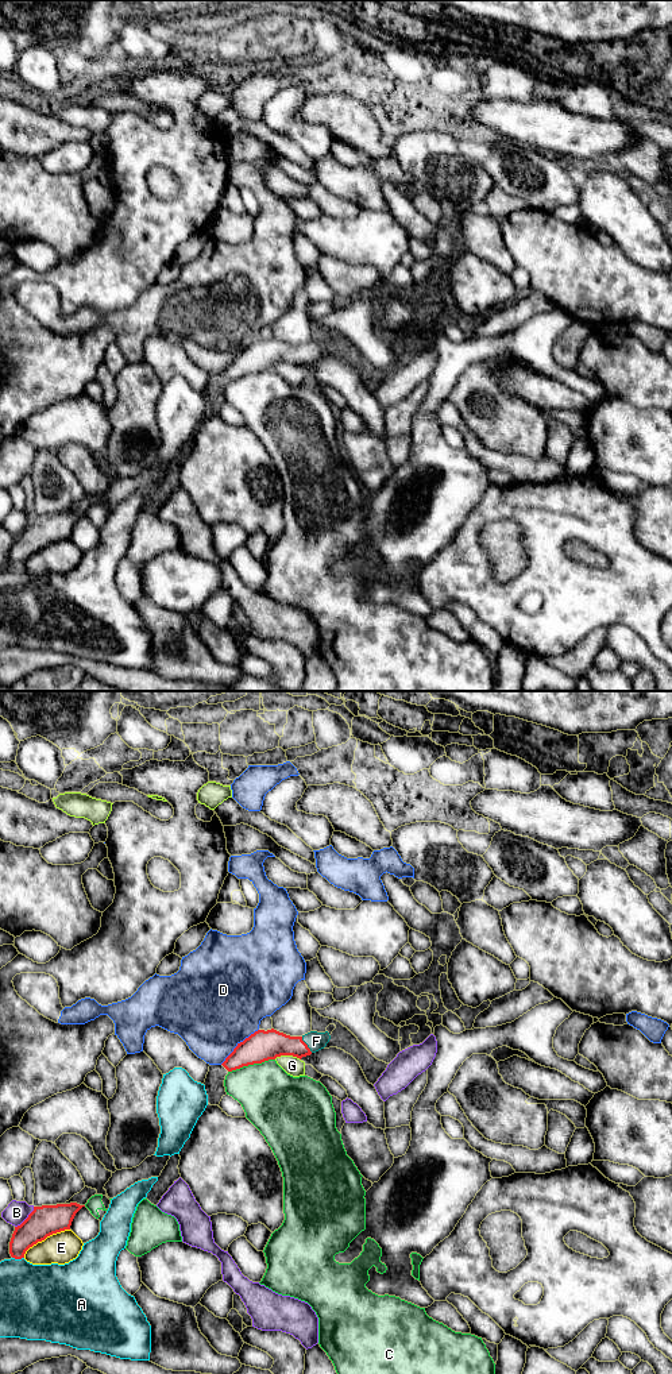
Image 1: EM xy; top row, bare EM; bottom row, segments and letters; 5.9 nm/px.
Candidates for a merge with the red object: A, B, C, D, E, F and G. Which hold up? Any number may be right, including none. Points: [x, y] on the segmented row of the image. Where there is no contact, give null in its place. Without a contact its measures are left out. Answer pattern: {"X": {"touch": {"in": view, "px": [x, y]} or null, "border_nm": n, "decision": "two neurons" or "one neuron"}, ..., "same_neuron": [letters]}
{"A": {"touch": {"in": "xy", "px": [18, 1258]}, "border_nm": 70, "decision": "two neurons"}, "B": {"touch": {"in": "xy", "px": [27, 1218]}, "border_nm": 170, "decision": "two neurons"}, "C": {"touch": {"in": "xy", "px": [251, 1064]}, "border_nm": 300, "decision": "two neurons"}, "D": {"touch": {"in": "xy", "px": [238, 1045]}, "border_nm": 320, "decision": "two neurons"}, "E": {"touch": {"in": "xy", "px": [45, 1238]}, "border_nm": 320, "decision": "two neurons"}, "F": {"touch": {"in": "xy", "px": [306, 1045]}, "border_nm": 120, "decision": "one neuron"}, "G": {"touch": {"in": "xy", "px": [288, 1054]}, "border_nm": 160, "decision": "two neurons"}, "same_neuron": ["F"]}

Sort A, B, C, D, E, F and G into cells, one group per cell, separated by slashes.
A / B / C / D / E / F / G

